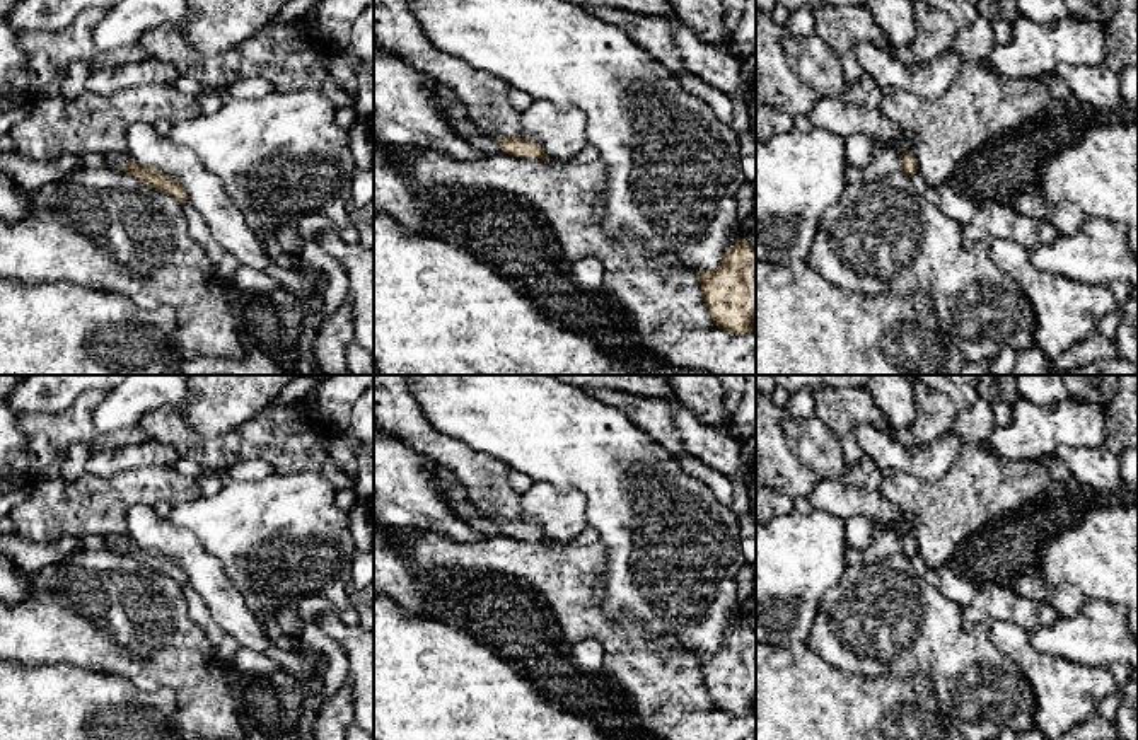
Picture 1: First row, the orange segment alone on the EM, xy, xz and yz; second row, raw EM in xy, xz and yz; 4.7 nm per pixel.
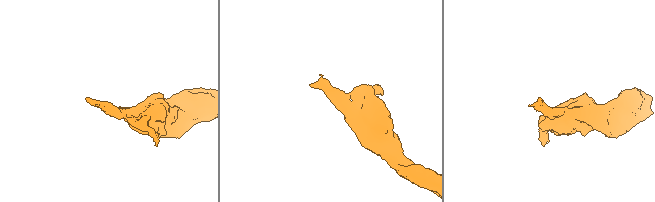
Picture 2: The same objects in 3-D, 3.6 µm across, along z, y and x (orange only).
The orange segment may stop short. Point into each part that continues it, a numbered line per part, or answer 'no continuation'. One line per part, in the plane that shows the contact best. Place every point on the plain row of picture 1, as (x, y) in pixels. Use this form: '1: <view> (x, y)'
1: xz (485, 478)

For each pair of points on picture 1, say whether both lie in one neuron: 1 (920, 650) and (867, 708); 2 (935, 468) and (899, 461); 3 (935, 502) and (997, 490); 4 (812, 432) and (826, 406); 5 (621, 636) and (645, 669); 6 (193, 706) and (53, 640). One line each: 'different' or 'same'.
1: different
2: same
3: same
4: different
5: same
6: same

